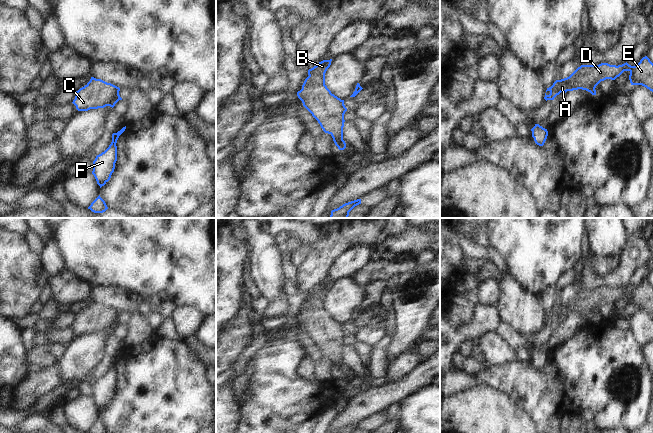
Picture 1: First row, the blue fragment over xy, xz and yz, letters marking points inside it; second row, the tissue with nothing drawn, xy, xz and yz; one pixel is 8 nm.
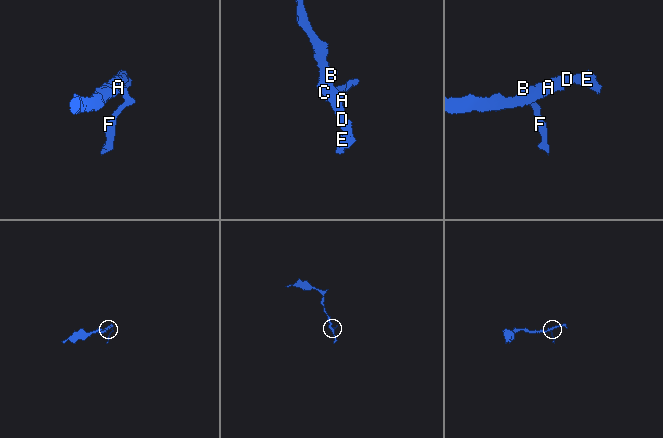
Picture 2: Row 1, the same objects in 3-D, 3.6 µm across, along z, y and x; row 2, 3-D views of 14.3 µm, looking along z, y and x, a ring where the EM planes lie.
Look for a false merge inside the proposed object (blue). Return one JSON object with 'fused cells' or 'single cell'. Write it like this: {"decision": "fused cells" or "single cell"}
{"decision": "fused cells"}

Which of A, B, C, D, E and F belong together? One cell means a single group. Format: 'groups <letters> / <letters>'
groups A B C D E / F

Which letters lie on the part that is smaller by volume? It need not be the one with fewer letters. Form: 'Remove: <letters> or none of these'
Remove: F

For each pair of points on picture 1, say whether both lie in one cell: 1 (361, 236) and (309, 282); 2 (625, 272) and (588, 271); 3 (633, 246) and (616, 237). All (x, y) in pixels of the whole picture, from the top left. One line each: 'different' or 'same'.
1: same
2: same
3: different

